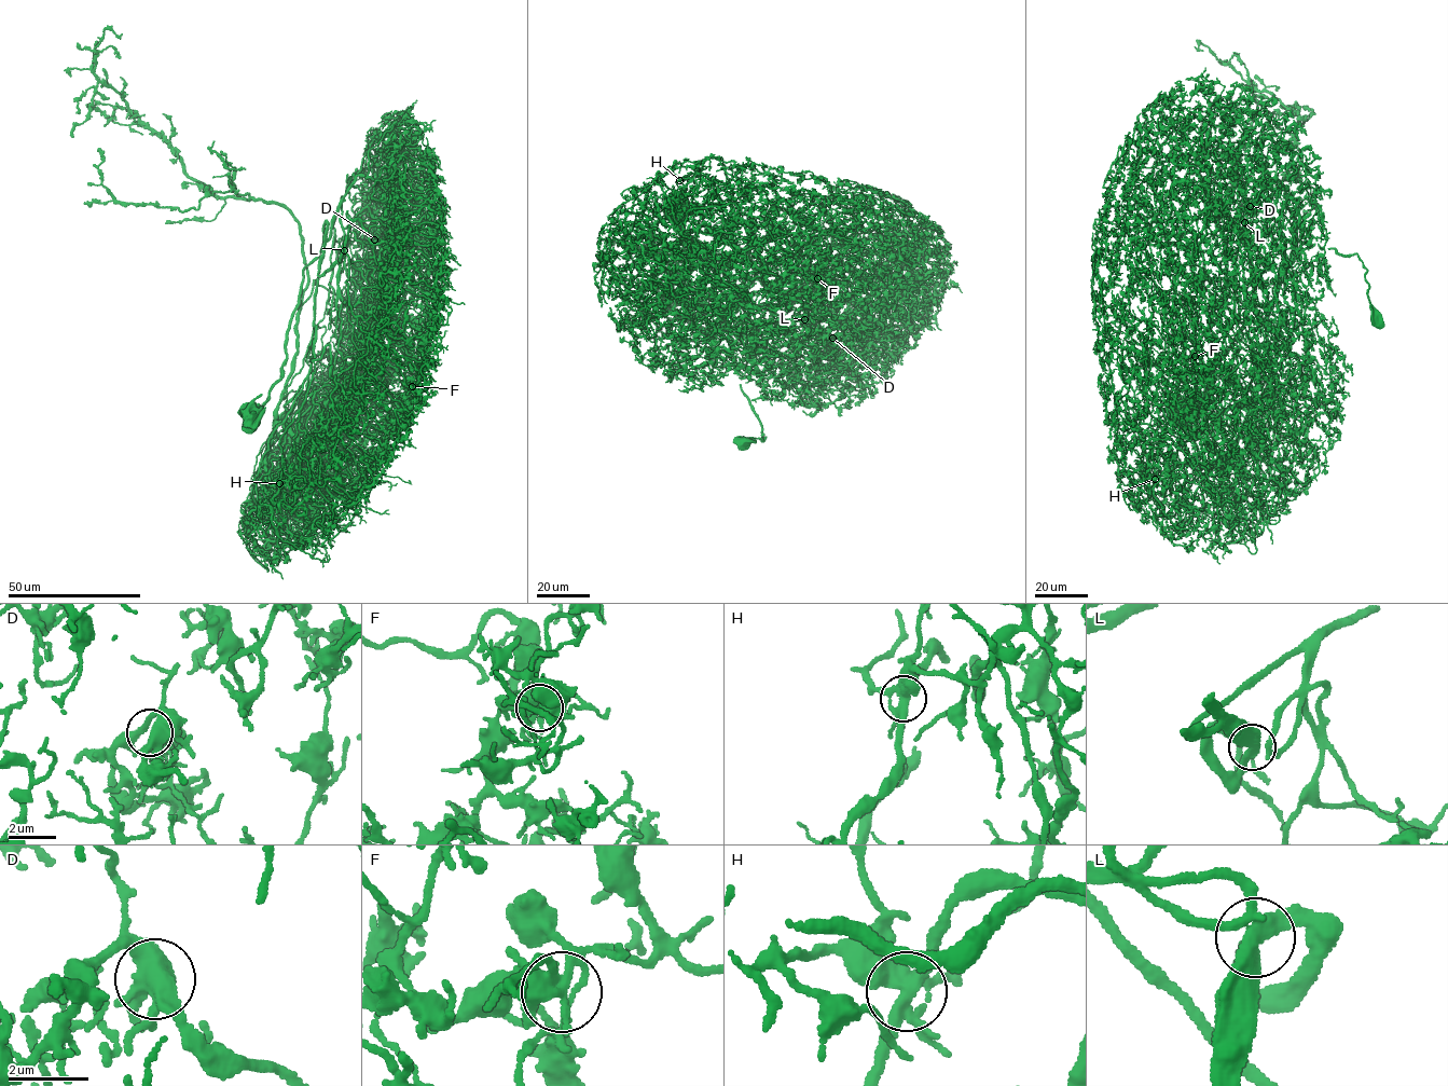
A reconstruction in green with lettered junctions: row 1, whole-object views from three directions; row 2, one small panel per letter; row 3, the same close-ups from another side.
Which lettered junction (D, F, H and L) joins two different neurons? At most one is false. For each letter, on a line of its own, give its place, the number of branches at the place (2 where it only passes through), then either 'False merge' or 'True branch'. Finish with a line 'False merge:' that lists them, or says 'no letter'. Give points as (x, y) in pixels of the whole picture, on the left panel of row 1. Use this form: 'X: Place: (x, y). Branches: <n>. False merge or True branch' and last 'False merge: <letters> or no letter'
D: Place: (374, 239). Branches: 5. True branch
F: Place: (412, 386). Branches: 5. True branch
H: Place: (279, 483). Branches: 5. False merge
L: Place: (344, 250). Branches: 5. True branch
False merge: H

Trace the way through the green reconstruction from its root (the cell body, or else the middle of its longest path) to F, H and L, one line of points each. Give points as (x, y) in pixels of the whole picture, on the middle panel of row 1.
F: (673, 210), (736, 302), (785, 305), (813, 284), (785, 290), (746, 261), (722, 264), (753, 239), (817, 278)
H: (673, 210), (736, 302), (785, 305), (812, 287), (758, 280), (746, 224), (693, 204), (680, 180)
L: (673, 210), (736, 302), (785, 305), (813, 287), (836, 286), (832, 305), (823, 314), (816, 304), (804, 319)

